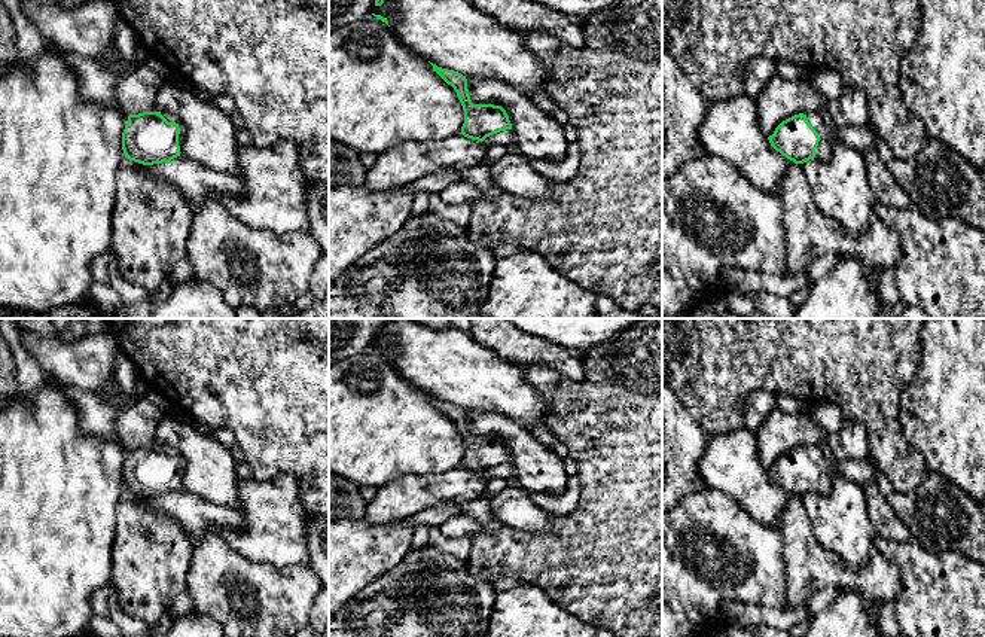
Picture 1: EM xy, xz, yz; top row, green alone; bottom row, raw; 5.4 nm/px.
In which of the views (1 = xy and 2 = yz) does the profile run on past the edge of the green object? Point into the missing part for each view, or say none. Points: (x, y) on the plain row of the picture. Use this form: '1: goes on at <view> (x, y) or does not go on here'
1: goes on at xy (168, 450)
2: goes on at yz (828, 472)

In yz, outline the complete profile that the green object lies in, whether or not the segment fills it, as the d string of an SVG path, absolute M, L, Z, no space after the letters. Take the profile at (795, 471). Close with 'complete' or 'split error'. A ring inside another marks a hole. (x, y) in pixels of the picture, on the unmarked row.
M799 446L783 454L768 470L771 479L795 497L809 493L829 494L841 472L829 461L820 446Z; split error

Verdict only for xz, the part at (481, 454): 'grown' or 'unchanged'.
grown

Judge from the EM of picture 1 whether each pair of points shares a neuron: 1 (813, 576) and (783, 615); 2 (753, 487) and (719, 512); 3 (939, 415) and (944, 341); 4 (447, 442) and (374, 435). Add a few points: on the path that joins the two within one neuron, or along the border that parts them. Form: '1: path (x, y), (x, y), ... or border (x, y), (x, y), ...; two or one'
1: border (807, 603), (787, 609); two
2: border (706, 485), (723, 491), (759, 523); two
3: path (944, 398), (944, 359); one
4: path (429, 442), (411, 435), (392, 435); one

